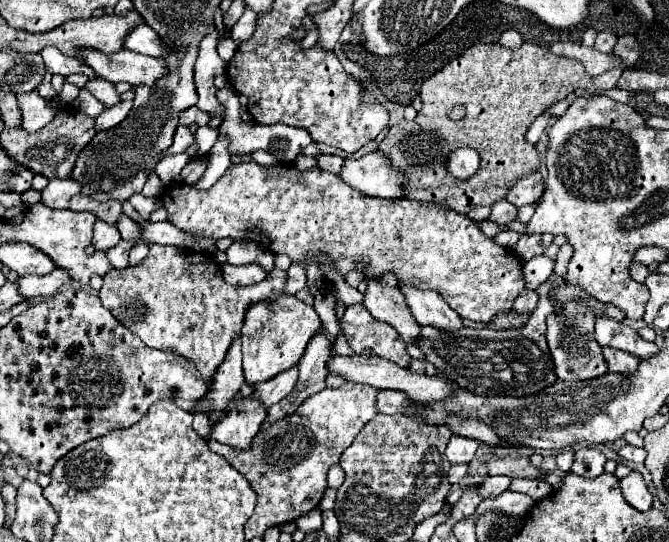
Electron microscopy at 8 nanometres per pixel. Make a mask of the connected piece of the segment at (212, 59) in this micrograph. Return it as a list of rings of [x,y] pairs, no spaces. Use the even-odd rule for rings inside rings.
[[[213,29],[213,33],[205,35],[201,39],[199,45],[199,55],[195,61],[195,87],[197,87],[197,95],[199,95],[199,103],[197,107],[205,113],[217,113],[223,115],[223,107],[219,105],[217,97],[215,97],[215,85],[213,79],[217,75],[223,75],[227,69],[227,63],[217,55],[217,43],[221,39],[229,37],[229,29]]]

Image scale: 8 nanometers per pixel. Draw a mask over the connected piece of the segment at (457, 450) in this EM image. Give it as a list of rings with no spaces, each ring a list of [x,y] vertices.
[[[452,435],[447,444],[445,455],[451,464],[468,464],[474,458],[478,446],[479,442],[474,439]]]

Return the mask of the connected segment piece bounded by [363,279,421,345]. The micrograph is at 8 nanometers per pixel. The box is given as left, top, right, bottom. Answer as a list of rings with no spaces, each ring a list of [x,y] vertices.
[[[369,279],[363,305],[373,317],[395,327],[405,343],[415,345],[417,337],[421,337],[421,325],[409,313],[409,305],[405,305],[405,297],[397,287],[383,287],[379,279]]]

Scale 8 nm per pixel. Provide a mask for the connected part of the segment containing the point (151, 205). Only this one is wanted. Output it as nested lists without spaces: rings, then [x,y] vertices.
[[[135,193],[135,195],[133,195],[129,201],[131,201],[131,205],[135,207],[135,211],[137,211],[137,213],[139,213],[143,219],[149,219],[153,211],[157,211],[157,209],[161,209],[161,207],[163,207],[159,197],[149,199],[149,197],[141,195],[141,193]]]

